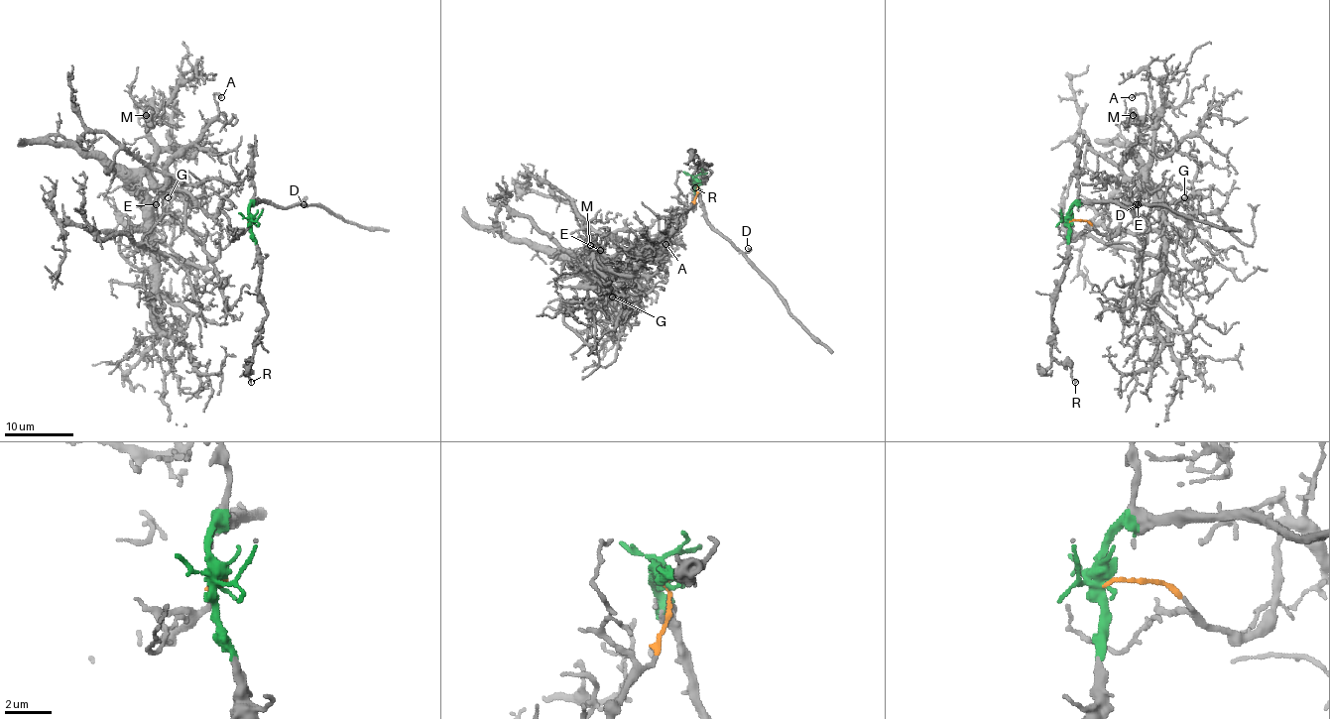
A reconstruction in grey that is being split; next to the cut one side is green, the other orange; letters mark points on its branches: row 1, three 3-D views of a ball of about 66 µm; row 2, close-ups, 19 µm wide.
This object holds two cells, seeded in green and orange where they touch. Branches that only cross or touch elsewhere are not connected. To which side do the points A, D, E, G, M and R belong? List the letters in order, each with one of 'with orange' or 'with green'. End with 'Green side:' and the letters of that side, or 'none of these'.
A: with orange
D: with green
E: with orange
G: with orange
M: with orange
R: with green
Green side: D, R

